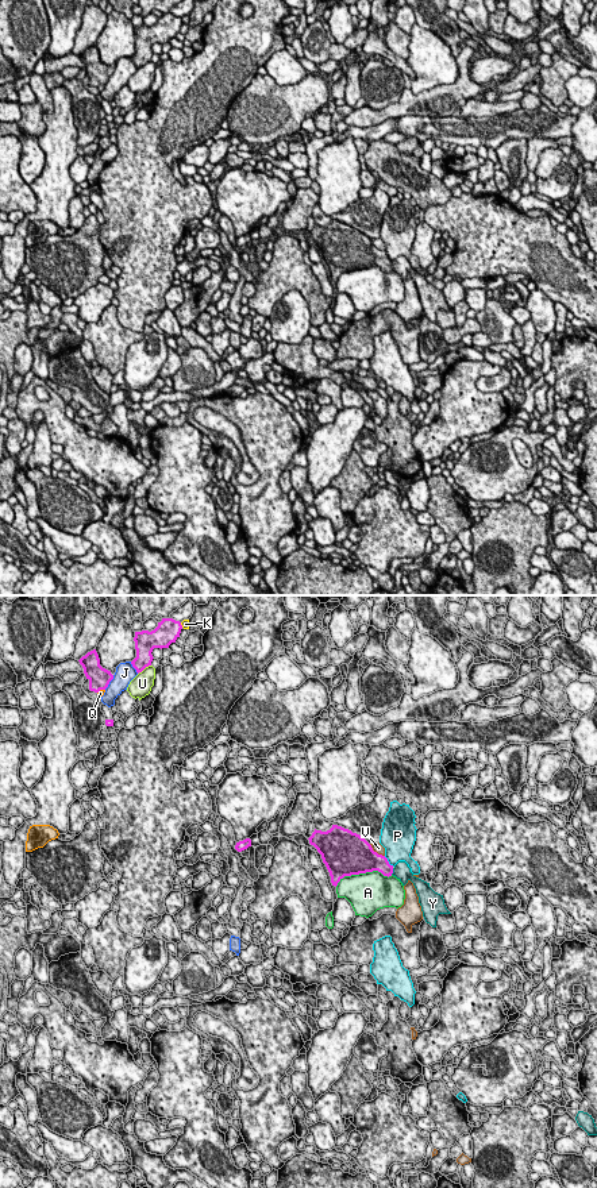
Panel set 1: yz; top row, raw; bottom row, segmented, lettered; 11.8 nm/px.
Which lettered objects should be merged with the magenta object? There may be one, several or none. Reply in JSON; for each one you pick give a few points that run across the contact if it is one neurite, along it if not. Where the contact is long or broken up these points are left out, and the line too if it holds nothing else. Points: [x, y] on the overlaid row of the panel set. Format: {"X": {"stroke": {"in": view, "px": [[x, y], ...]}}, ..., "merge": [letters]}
{"Y": {"stroke": {"in": "yz", "px": [[374, 861], [392, 871], [401, 871]]}}, "merge": ["Y"]}

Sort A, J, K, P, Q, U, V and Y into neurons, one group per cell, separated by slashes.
A / J / K / P / Q / U / V / Y

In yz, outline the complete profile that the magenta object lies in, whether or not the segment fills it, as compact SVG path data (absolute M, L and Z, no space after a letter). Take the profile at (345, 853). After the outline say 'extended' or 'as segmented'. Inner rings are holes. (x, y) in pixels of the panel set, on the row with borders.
M332 825L327 832L315 829L308 840L321 855L332 886L336 887L344 876L378 871L388 878L396 876L403 886L409 880L413 883L423 917L432 927L436 927L439 914L451 914L444 904L443 895L435 892L430 883L416 878L405 861L398 861L394 867L390 865L388 859L374 852L359 834Z; extended

